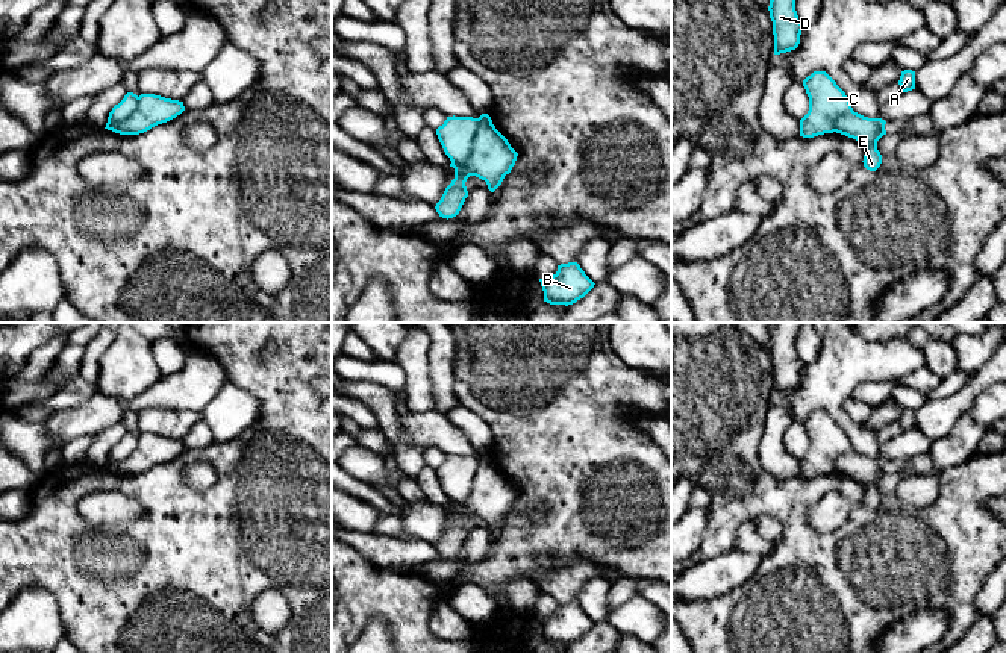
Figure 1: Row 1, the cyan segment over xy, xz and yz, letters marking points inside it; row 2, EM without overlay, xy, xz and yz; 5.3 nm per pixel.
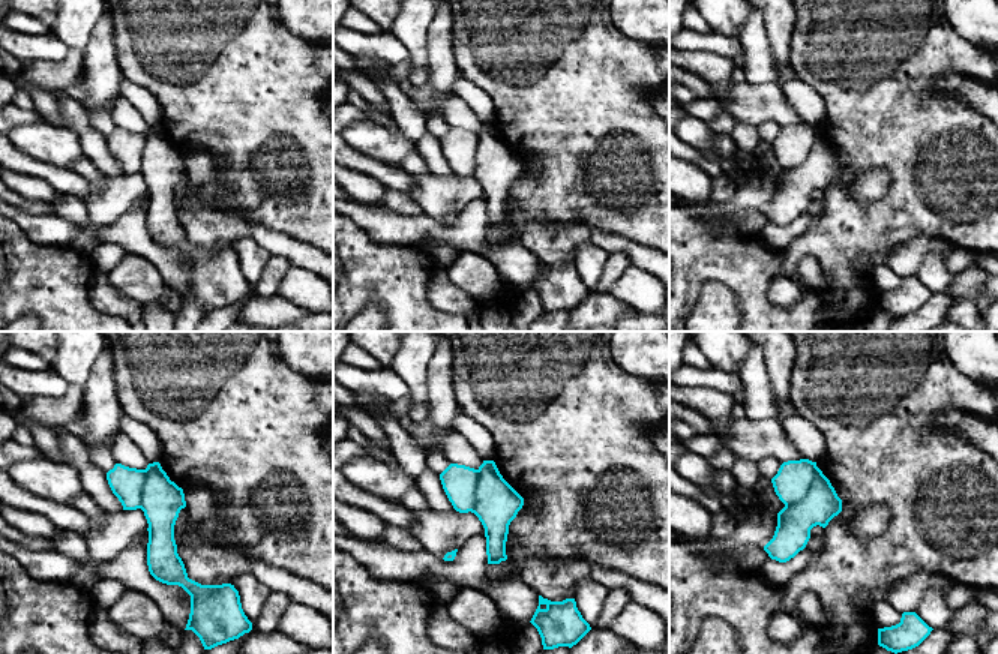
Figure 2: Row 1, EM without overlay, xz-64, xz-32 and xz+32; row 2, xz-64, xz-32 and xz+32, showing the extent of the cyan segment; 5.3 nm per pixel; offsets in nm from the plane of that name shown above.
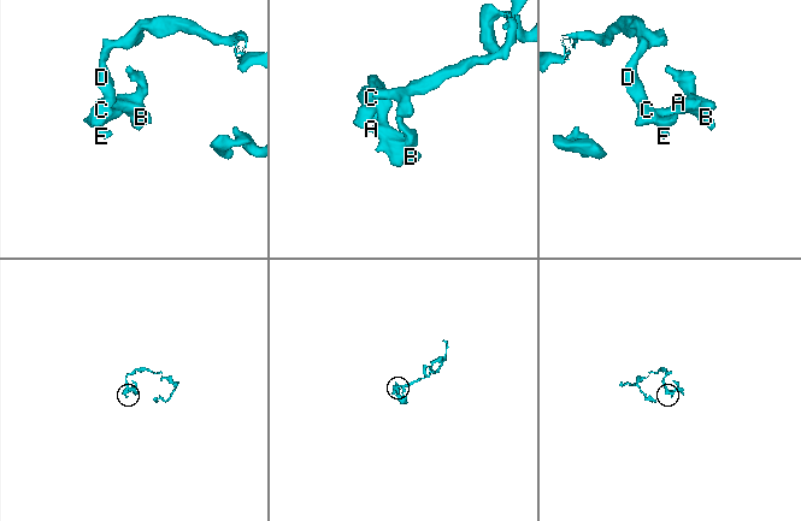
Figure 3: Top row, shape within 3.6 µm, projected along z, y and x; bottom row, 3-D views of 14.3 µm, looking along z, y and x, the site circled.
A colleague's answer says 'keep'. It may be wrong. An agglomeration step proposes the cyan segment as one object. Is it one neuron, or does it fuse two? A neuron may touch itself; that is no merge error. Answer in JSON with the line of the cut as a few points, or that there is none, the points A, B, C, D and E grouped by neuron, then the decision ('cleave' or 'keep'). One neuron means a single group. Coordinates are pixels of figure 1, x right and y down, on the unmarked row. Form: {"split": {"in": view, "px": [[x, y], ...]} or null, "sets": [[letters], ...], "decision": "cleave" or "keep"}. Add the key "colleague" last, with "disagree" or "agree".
{"split": {"in": "xz", "px": [[479, 458], [470, 494], [462, 502], [452, 502]]}, "sets": [["A", "B", "E"], ["C", "D"]], "decision": "cleave", "colleague": "disagree"}

